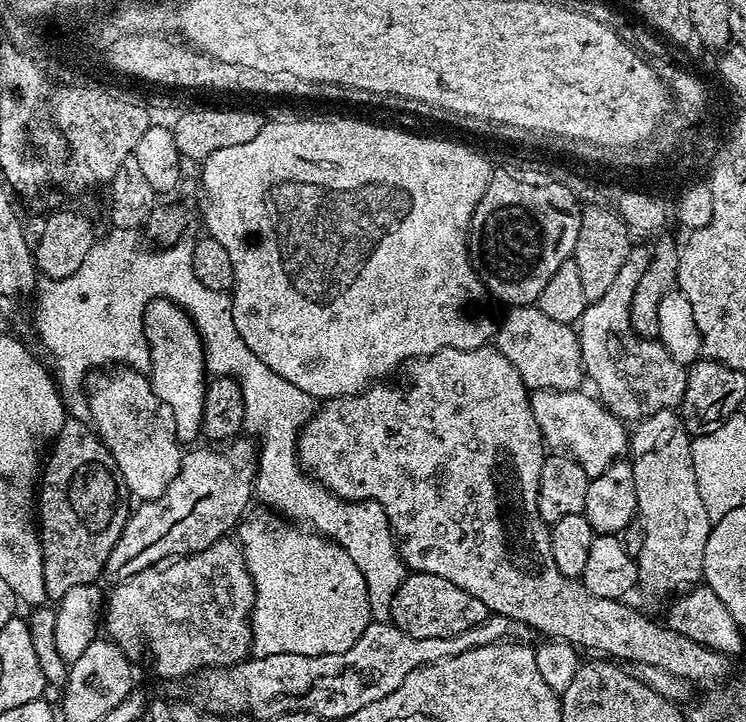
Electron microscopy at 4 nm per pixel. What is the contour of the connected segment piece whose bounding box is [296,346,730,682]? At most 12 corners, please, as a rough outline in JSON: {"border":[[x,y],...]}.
{"border":[[495,346],[323,401],[296,455],[405,569],[687,682],[727,655],[562,574]]}

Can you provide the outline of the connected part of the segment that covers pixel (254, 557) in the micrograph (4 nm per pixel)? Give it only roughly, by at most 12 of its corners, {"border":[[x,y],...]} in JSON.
{"border":[[271,510],[238,543],[252,652],[330,657],[370,623],[340,544]]}

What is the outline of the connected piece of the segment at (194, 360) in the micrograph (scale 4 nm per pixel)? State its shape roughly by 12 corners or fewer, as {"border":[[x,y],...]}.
{"border":[[149,300],[154,394],[177,440],[202,432],[204,341],[188,313]]}

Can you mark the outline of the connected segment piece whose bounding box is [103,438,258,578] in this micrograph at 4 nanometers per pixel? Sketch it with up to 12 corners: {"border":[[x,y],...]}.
{"border":[[258,444],[187,453],[129,515],[103,575],[225,539],[254,500]]}

